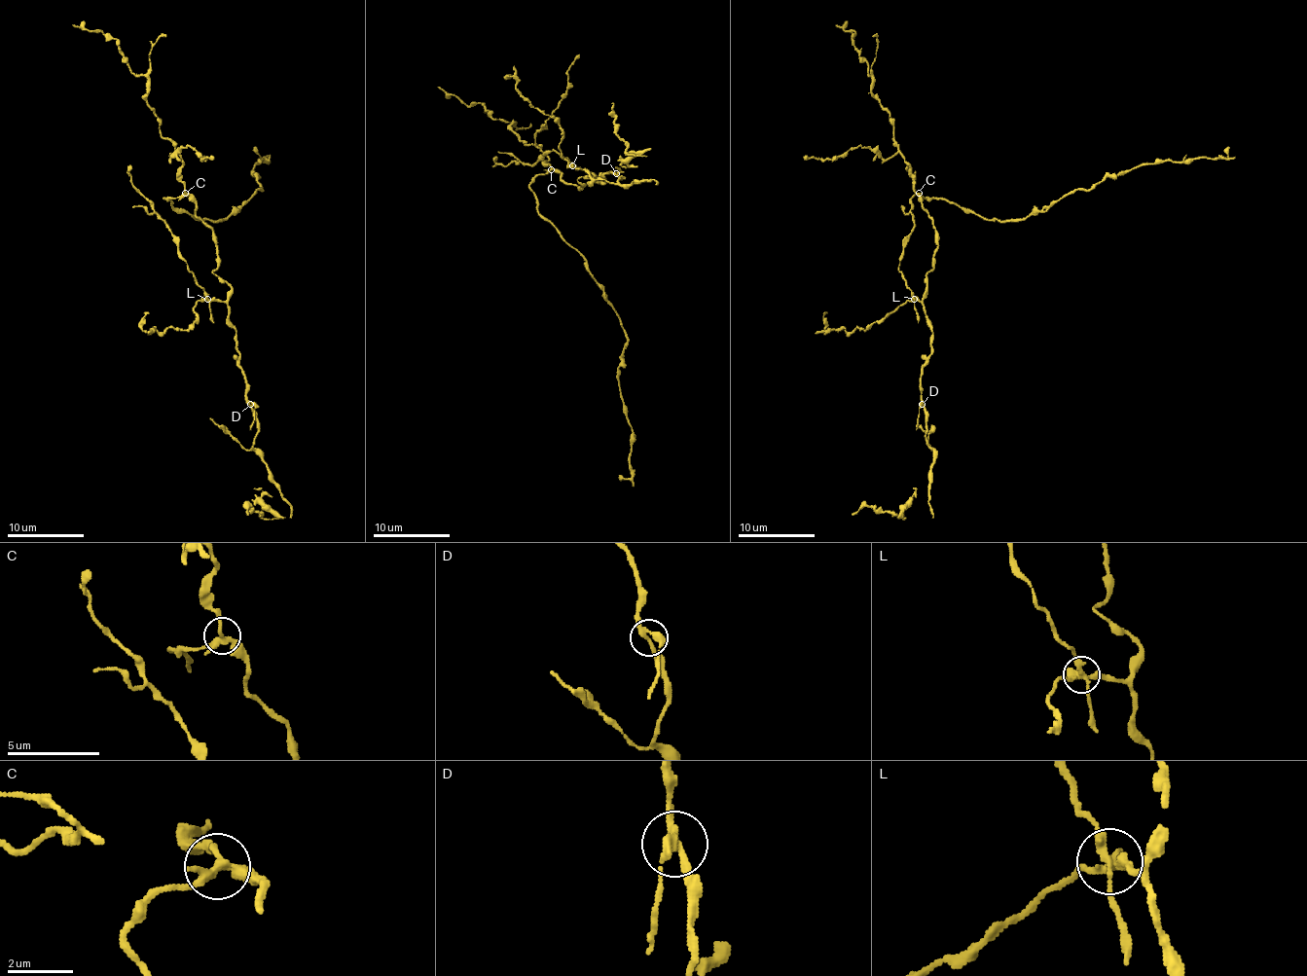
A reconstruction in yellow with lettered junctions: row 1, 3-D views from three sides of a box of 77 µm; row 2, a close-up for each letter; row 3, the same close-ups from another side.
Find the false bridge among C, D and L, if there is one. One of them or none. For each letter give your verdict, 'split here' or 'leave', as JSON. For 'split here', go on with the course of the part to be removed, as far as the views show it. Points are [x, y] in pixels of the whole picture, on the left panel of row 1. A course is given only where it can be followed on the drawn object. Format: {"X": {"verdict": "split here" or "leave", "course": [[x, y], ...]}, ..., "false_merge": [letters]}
{"C": {"verdict": "leave"}, "D": {"verdict": "leave"}, "L": {"verdict": "split here", "course": [[206, 299], [206, 292], [178, 249], [178, 240], [153, 203], [132, 183], [128, 173], [132, 165]]}, "false_merge": ["L"]}

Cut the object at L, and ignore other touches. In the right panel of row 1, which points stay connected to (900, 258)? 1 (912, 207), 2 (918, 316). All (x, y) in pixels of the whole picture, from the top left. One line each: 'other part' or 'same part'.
1: same part
2: same part

